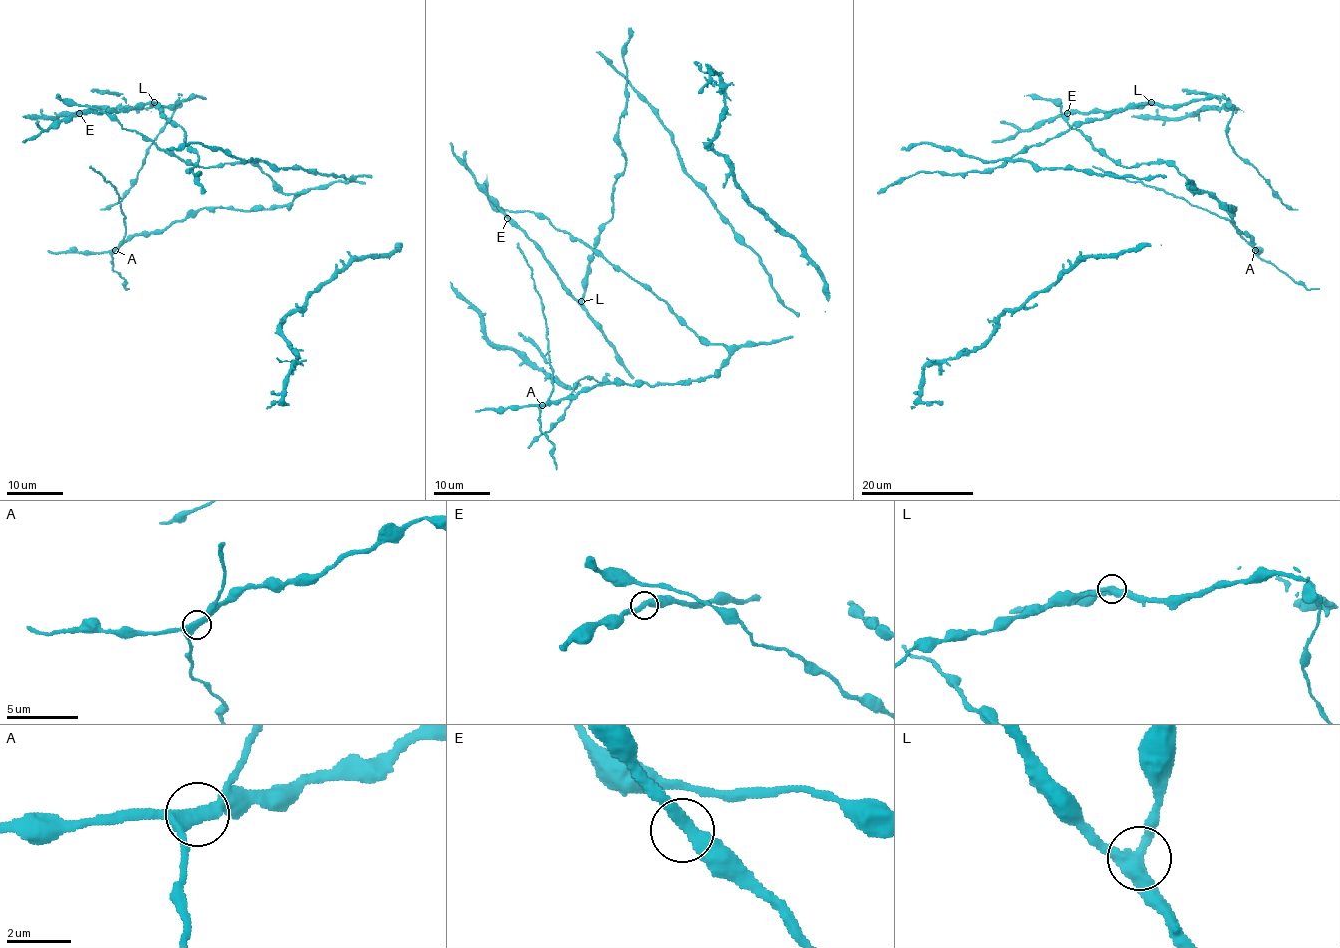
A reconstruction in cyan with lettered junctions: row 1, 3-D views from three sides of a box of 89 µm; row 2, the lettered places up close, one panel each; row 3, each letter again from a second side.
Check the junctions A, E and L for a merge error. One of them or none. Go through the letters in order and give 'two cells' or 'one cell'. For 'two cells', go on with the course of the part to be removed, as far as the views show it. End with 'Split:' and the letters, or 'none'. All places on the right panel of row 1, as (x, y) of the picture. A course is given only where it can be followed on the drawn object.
A: two cells | (1255, 250), (1228, 220), (1190, 205), (1182, 198), (1138, 181), (1118, 178), (1093, 165)
E: one cell
L: one cell
Split: A

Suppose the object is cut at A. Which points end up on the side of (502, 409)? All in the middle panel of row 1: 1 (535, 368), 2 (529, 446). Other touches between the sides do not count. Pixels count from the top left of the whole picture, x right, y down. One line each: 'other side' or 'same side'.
1: same side
2: same side

